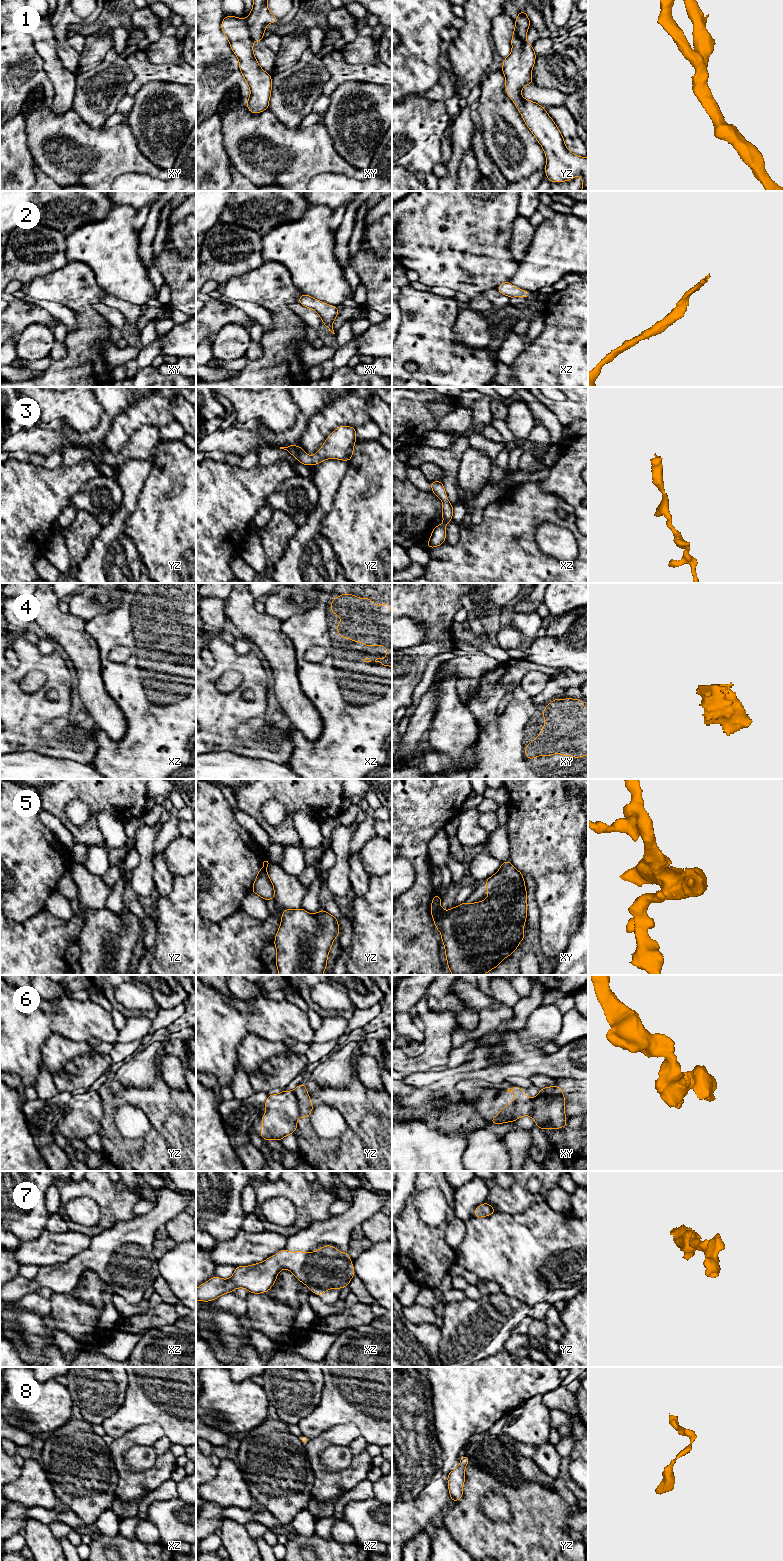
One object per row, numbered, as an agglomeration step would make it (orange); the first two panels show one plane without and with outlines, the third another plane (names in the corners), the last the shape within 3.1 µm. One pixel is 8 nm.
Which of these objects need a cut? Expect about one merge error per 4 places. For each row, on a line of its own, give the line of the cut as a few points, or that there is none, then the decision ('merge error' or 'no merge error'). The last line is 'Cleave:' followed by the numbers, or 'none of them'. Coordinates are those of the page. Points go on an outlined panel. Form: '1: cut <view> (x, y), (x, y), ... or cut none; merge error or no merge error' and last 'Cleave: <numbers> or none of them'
1: cut xy (244, 19), (252, 41); merge error
2: cut none; no merge error
3: cut none; no merge error
4: cut none; no merge error
5: cut none; no merge error
6: cut yz (293, 1091), (297, 1099), (300, 1115); merge error
7: cut none; no merge error
8: cut none; no merge error
Cleave: 1, 6

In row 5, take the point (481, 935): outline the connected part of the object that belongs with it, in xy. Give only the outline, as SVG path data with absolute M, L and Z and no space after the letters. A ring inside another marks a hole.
M510 861L501 863L500 869L486 880L486 889L489 896L484 901L467 903L445 911L441 908L442 898L436 893L431 902L431 917L434 919L435 929L441 933L445 947L447 966L452 975L483 975L497 966L515 950L524 939L523 927L527 918L527 891L523 874Z

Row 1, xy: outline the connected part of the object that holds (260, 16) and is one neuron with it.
M253 0L253 7L245 21L248 25L252 41L263 41L266 25L278 23L280 19L271 14L268 9L267 0Z

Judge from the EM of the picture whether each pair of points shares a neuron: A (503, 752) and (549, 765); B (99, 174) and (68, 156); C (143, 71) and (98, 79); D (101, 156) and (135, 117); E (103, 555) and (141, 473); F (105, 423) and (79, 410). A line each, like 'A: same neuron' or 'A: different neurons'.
A: same neuron
B: same neuron
C: different neurons
D: different neurons
E: same neuron
F: different neurons

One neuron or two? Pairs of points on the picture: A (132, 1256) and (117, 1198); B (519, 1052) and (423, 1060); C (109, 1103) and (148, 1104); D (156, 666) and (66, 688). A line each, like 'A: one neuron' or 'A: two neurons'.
A: two neurons
B: two neurons
C: one neuron
D: two neurons

